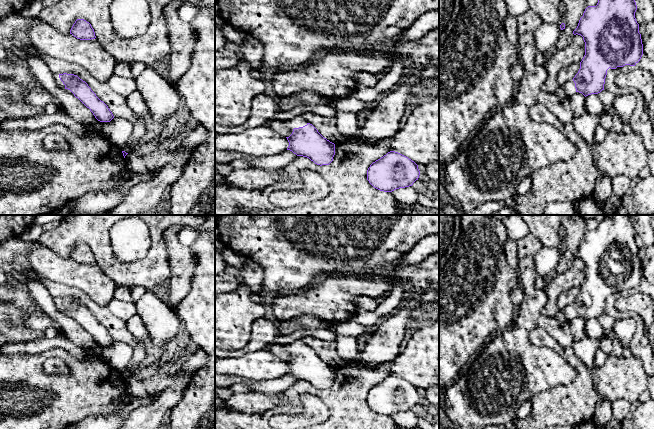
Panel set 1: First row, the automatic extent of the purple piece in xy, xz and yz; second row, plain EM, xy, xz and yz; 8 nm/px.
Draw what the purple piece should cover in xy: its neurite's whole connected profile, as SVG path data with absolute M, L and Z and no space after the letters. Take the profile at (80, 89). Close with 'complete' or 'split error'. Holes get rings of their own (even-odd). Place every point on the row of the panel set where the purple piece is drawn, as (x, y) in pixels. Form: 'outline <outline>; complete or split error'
outline M74 74L55 75L55 80L60 88L70 90L100 122L110 122L114 116L108 106L101 101L91 90L88 84Z; split error

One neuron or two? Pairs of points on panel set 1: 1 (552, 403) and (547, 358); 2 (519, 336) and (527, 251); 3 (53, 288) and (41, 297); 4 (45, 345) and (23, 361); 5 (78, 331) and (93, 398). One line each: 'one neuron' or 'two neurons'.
1: two neurons
2: one neuron
3: two neurons
4: two neurons
5: two neurons

